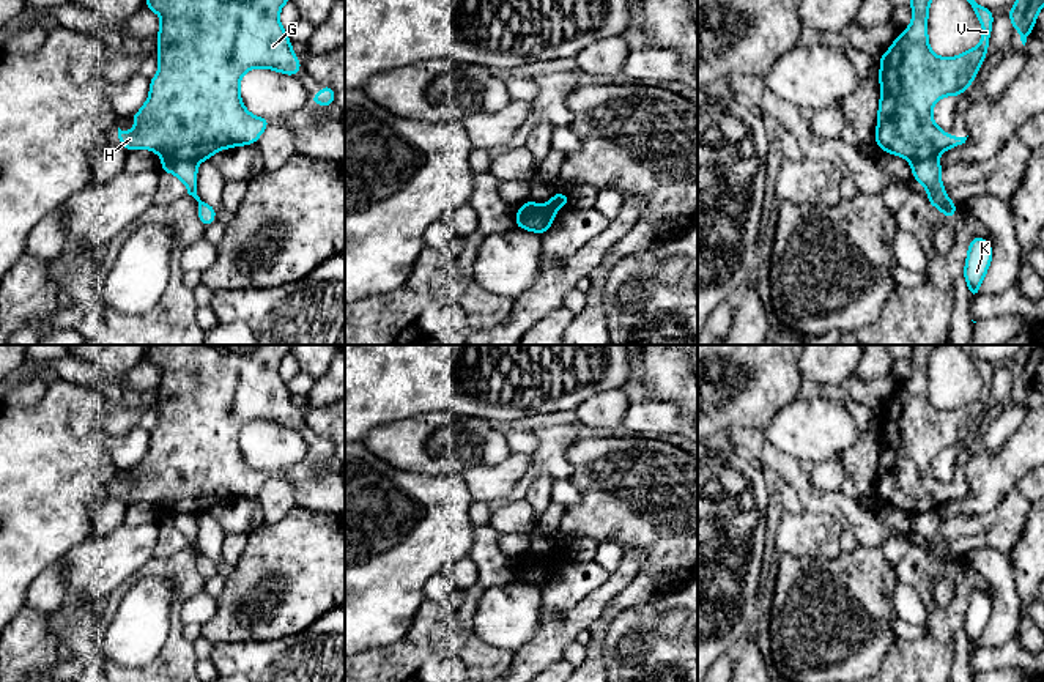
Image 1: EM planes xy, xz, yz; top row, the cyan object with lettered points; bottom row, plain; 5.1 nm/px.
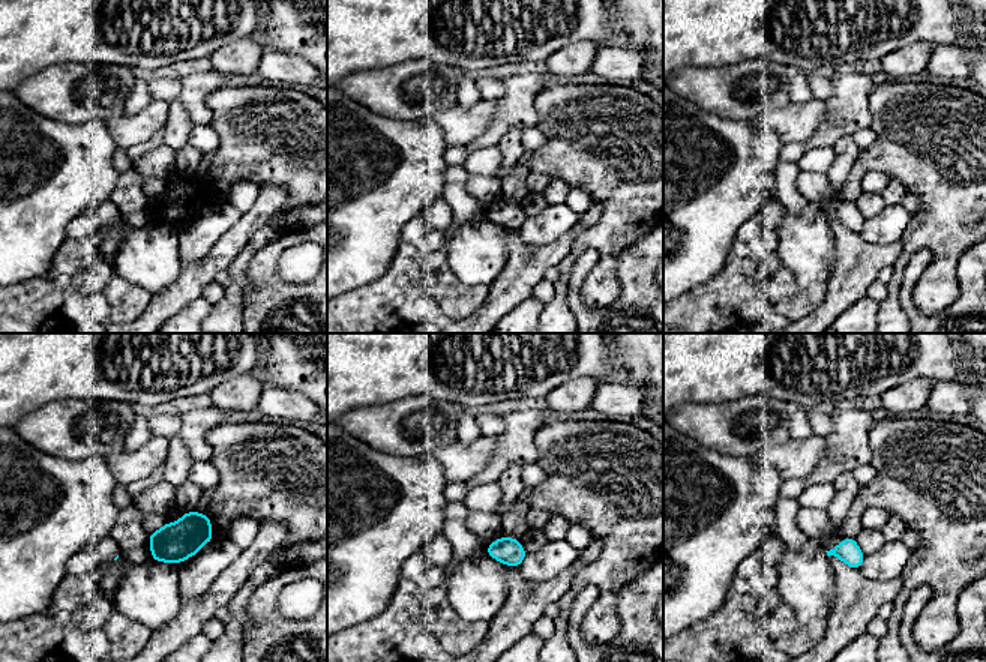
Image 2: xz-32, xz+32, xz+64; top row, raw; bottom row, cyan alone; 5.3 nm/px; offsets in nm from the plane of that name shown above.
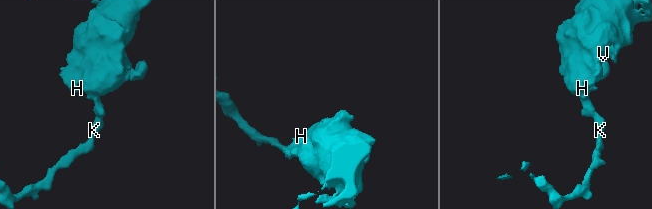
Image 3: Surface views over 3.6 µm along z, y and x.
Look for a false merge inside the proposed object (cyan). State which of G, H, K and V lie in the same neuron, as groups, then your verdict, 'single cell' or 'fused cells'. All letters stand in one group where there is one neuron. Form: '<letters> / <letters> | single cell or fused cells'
G H V / K | fused cells

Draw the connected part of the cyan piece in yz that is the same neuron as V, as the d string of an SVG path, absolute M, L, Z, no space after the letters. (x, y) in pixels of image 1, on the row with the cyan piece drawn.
M912 0L913 20L880 61L880 102L876 143L885 153L920 162L965 143L967 137L946 135L932 120L932 107L943 96L959 96L979 71L990 41L994 13L967 0L983 25L981 43L957 57L937 57L929 49L931 0Z

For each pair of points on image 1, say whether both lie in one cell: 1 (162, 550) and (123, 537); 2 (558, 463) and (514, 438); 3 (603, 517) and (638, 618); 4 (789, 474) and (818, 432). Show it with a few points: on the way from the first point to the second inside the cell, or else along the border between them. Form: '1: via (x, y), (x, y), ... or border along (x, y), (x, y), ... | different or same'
1: border along (161, 525), (151, 555) | different
2: border along (536, 432), (537, 446), (528, 455) | different
3: border along (668, 594), (635, 608), (622, 610), (605, 632) | different
4: border along (767, 440), (803, 465) | different

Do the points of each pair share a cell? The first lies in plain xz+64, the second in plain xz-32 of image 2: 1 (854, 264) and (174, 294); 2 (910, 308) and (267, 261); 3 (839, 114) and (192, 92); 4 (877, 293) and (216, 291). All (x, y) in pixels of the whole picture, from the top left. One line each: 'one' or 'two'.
1: one
2: one
3: one
4: one

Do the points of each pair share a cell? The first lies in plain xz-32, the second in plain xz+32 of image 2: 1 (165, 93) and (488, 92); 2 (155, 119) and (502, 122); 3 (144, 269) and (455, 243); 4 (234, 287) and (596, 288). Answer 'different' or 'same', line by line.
1: same
2: different
3: same
4: same

